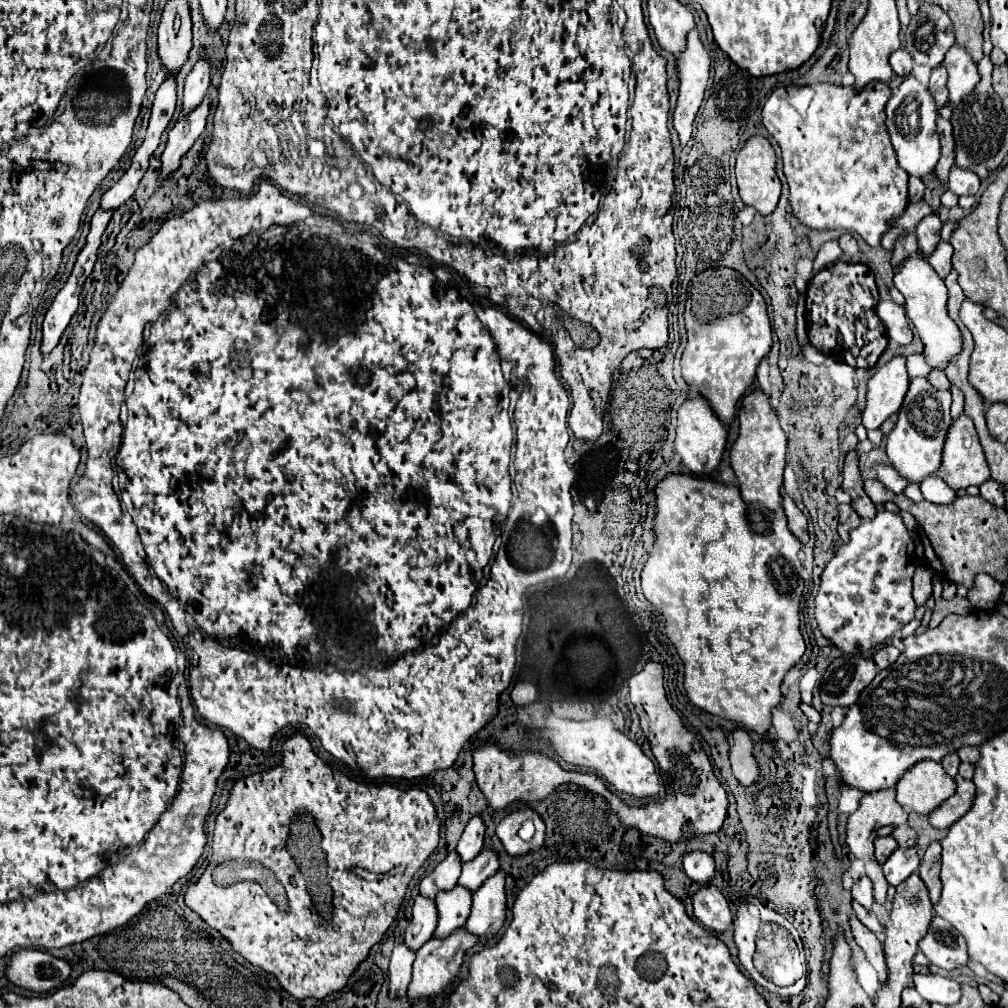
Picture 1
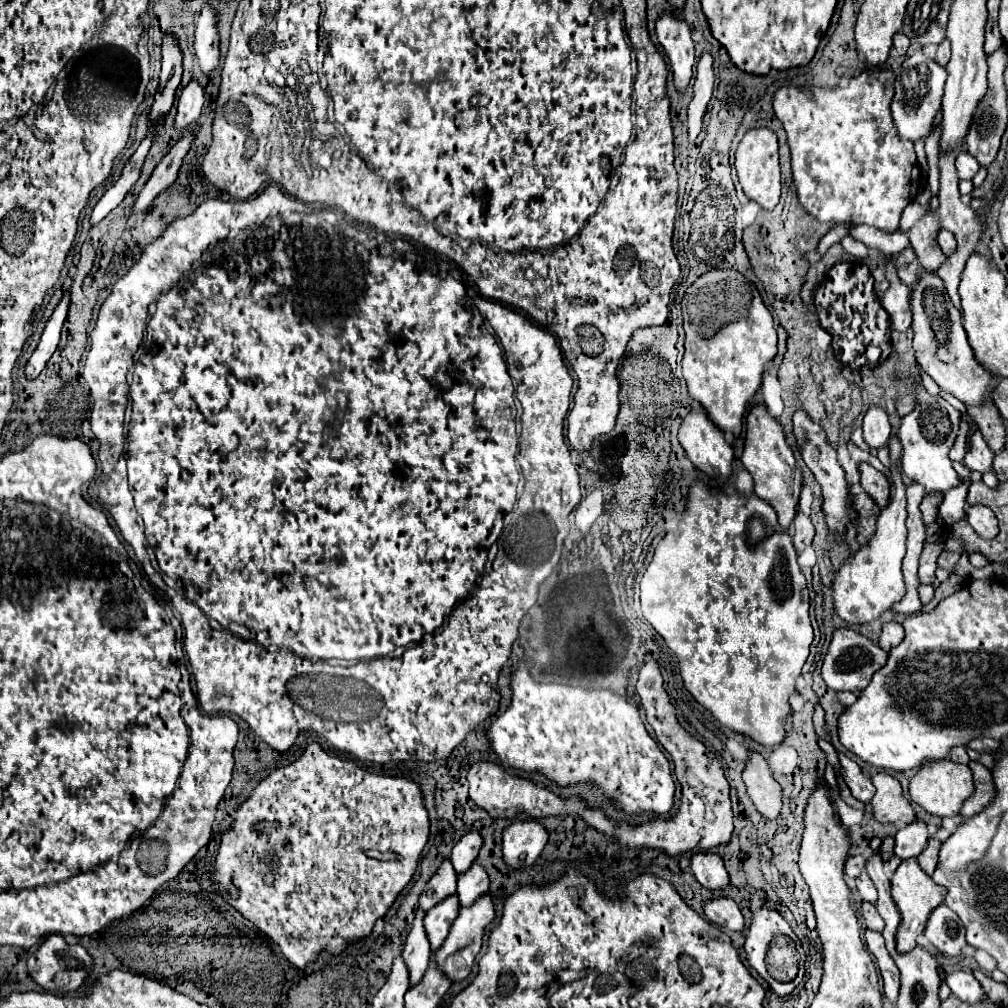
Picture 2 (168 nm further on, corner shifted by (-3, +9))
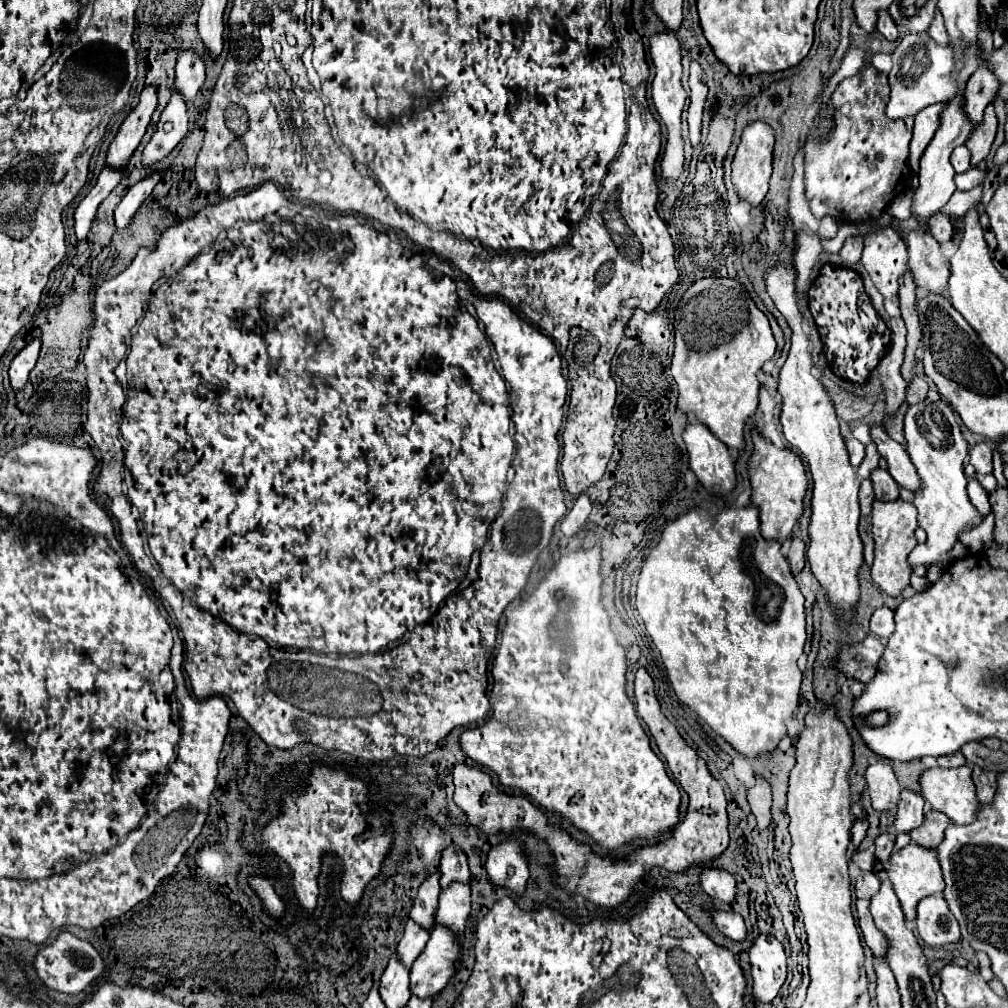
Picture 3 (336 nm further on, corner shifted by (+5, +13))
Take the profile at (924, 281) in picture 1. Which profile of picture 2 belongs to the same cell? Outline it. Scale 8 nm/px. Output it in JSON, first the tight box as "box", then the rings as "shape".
{"box":[912,271,994,405],"shape":[[[922,271],[920,283],[912,289],[912,311],[914,311],[914,349],[916,349],[916,361],[926,371],[940,389],[948,391],[956,399],[960,399],[966,405],[982,405],[994,391],[994,373],[982,367],[974,351],[968,343],[966,331],[962,327],[962,315],[952,305],[944,283],[938,275],[928,275]]]}

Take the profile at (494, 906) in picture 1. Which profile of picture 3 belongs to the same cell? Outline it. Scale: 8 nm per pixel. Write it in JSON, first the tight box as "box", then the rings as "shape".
{"box":[410,927,462,997],"shape":[[[434,927],[426,949],[418,955],[410,971],[410,989],[418,997],[432,997],[442,991],[456,973],[456,955],[462,953],[462,945],[456,943],[452,931]]]}

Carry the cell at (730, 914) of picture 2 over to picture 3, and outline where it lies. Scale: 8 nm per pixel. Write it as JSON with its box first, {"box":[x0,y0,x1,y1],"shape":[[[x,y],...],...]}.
{"box":[710,911,746,941],"shape":[[[710,911],[710,917],[714,921],[714,925],[730,939],[734,941],[742,941],[746,937],[746,927],[744,927],[744,919],[734,913],[734,911]]]}

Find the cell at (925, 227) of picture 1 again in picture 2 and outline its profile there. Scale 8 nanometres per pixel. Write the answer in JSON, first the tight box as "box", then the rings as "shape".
{"box":[910,211,946,273],"shape":[[[930,211],[926,217],[922,217],[910,231],[910,247],[914,249],[920,267],[928,273],[936,273],[942,263],[946,261],[944,251],[938,247],[936,243],[936,235],[940,231],[940,221],[934,217],[934,213]]]}

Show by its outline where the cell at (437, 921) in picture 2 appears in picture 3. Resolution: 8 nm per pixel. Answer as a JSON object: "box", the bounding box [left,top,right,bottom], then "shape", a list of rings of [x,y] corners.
{"box":[398,919,430,965],"shape":[[[408,919],[406,929],[404,929],[404,937],[398,943],[398,957],[404,965],[412,965],[416,961],[416,957],[424,951],[426,941],[428,941],[430,931],[424,931],[418,923],[412,923],[412,919]]]}

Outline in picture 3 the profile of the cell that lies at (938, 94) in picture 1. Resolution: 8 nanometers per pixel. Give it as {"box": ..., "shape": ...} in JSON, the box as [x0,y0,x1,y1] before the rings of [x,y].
{"box":[928,11,950,45],"shape":[[[936,11],[936,17],[932,21],[932,27],[928,29],[930,37],[938,43],[938,45],[948,45],[950,39],[948,39],[948,33],[946,33],[946,27],[944,27],[944,19],[940,15],[940,11]]]}

